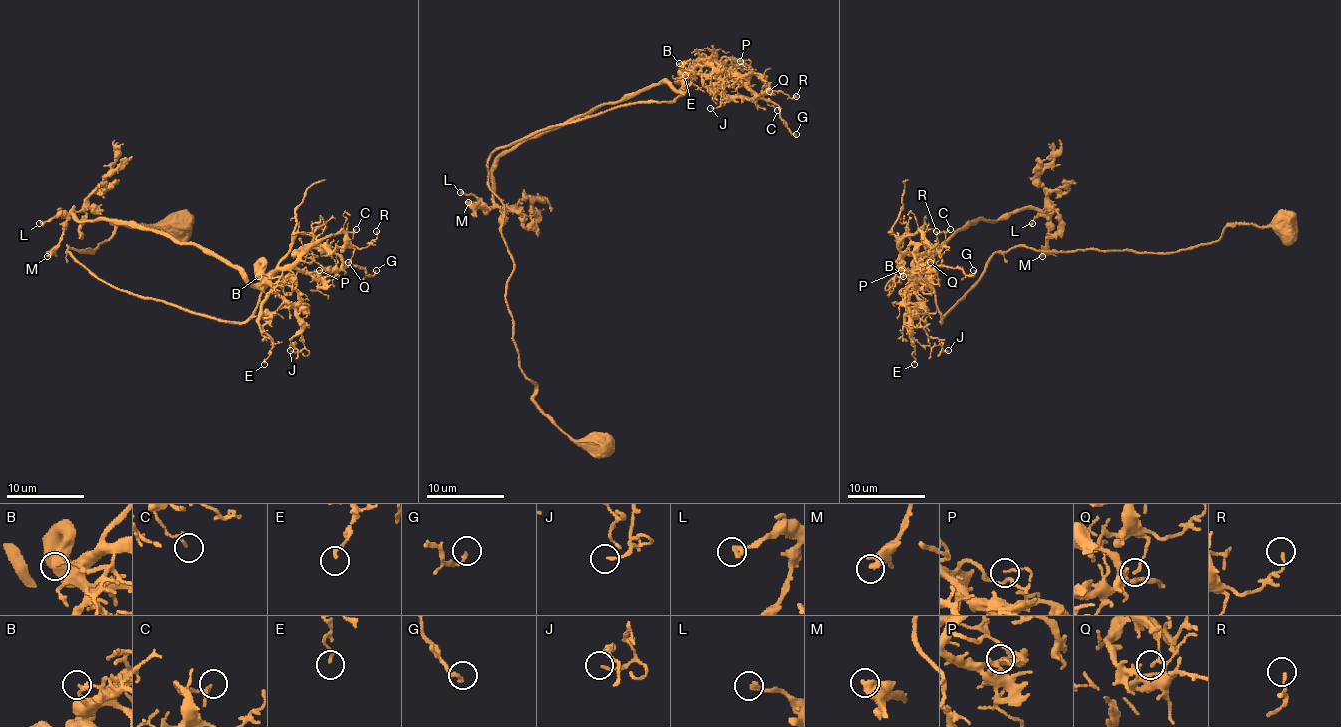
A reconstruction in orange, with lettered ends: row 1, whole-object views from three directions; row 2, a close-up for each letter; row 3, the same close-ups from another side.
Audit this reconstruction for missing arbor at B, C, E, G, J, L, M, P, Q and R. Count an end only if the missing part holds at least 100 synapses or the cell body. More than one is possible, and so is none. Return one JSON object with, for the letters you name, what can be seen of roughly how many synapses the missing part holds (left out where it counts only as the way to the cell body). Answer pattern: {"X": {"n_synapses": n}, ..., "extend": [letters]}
{"extend": []}

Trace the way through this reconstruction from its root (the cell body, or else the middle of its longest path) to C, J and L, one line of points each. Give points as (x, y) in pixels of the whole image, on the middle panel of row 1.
C: (599, 445), (577, 445), (520, 368), (487, 159), (542, 128), (671, 102), (704, 61), (743, 61), (777, 110)
J: (599, 445), (577, 445), (520, 368), (487, 159), (542, 128), (671, 102), (698, 65), (724, 75), (710, 108)
L: (599, 445), (520, 368), (487, 159), (681, 94), (653, 83), (524, 138), (491, 206), (460, 192)

